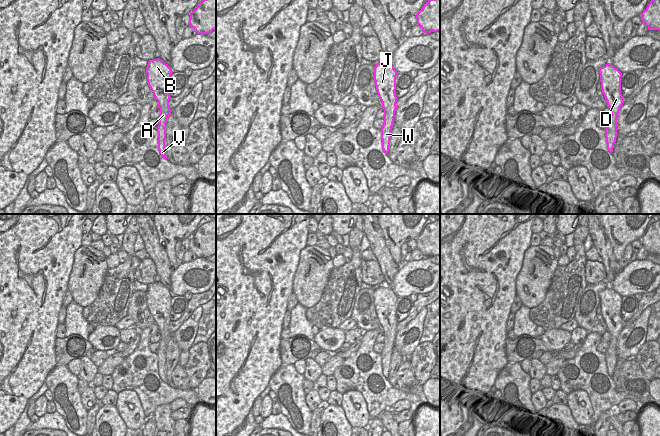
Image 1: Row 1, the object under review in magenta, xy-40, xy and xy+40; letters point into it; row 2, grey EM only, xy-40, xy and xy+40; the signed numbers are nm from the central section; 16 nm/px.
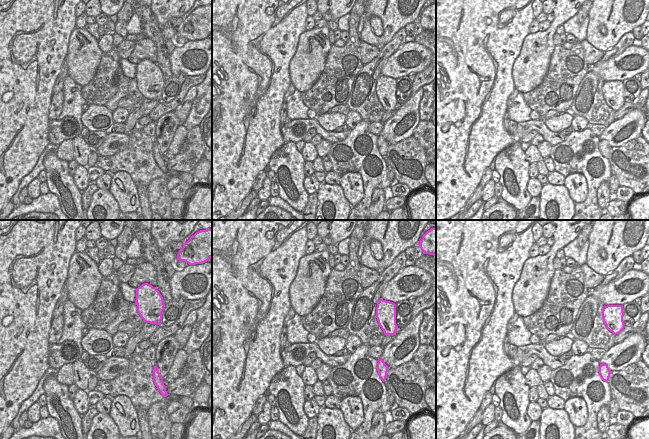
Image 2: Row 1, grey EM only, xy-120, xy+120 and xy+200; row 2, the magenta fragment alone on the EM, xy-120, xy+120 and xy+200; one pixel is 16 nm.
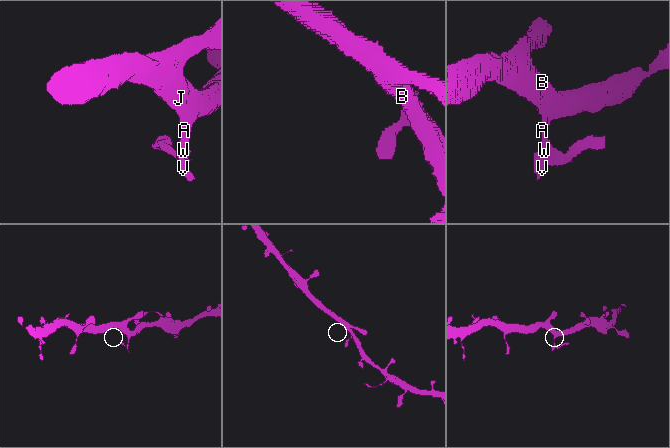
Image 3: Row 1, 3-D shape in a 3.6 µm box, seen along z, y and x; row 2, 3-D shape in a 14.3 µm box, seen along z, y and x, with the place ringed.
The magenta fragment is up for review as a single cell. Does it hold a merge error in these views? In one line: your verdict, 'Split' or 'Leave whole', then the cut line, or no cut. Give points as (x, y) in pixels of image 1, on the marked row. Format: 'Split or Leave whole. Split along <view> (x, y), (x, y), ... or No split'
Leave whole. No split.

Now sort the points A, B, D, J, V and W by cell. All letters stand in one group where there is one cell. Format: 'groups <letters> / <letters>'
groups A B D J V W

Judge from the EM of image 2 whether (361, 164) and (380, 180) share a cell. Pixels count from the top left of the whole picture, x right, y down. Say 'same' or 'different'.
same

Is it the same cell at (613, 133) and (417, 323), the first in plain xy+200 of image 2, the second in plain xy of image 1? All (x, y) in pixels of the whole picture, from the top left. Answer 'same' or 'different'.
same

